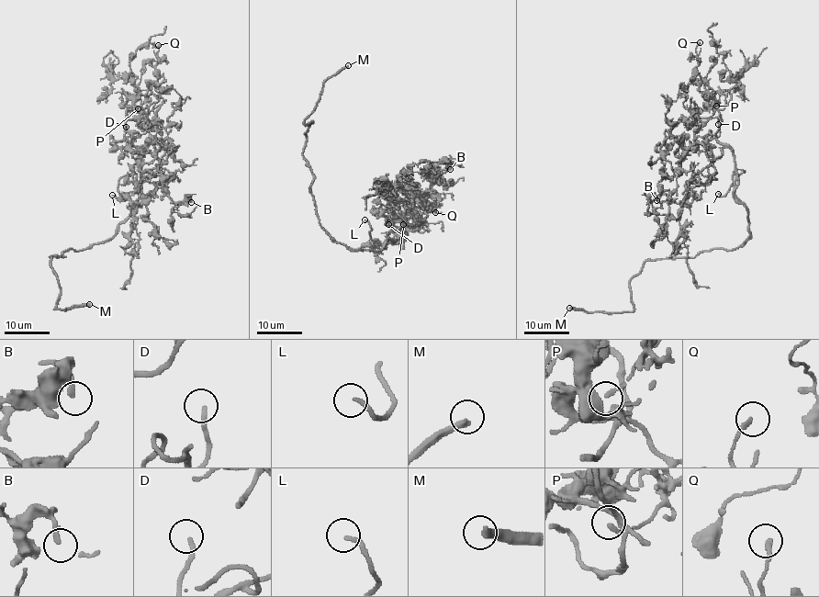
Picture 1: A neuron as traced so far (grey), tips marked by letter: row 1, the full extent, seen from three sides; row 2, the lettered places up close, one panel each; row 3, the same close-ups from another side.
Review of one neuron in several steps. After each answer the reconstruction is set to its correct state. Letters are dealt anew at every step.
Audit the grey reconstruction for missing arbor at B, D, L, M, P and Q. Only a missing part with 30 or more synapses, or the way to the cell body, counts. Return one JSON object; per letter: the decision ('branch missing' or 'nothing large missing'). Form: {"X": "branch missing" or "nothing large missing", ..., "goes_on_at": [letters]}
{"B": "nothing large missing", "D": "branch missing", "L": "branch missing", "M": "branch missing", "P": "nothing large missing", "Q": "nothing large missing", "goes_on_at": ["D", "L", "M"]}

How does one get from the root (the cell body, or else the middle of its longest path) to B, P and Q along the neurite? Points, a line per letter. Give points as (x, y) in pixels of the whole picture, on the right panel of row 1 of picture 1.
B: (737, 197), (734, 152), (710, 159), (667, 130), (656, 200)
P: (737, 197), (734, 152), (716, 139), (720, 114), (713, 110), (703, 94), (717, 101), (716, 106)
Q: (737, 197), (734, 152), (716, 139), (722, 120), (700, 129), (684, 119), (700, 42)

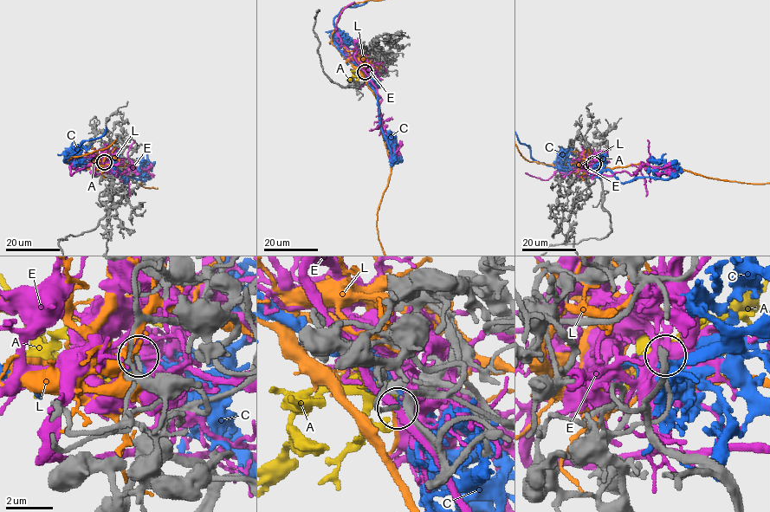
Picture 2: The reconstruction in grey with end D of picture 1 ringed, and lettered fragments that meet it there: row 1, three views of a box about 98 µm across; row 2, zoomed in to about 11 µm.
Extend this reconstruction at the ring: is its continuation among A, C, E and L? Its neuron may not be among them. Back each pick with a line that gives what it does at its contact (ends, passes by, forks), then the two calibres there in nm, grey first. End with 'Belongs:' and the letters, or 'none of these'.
A: It ends there. Thickness 200 nm (grey) against 700 nm
Belongs: A

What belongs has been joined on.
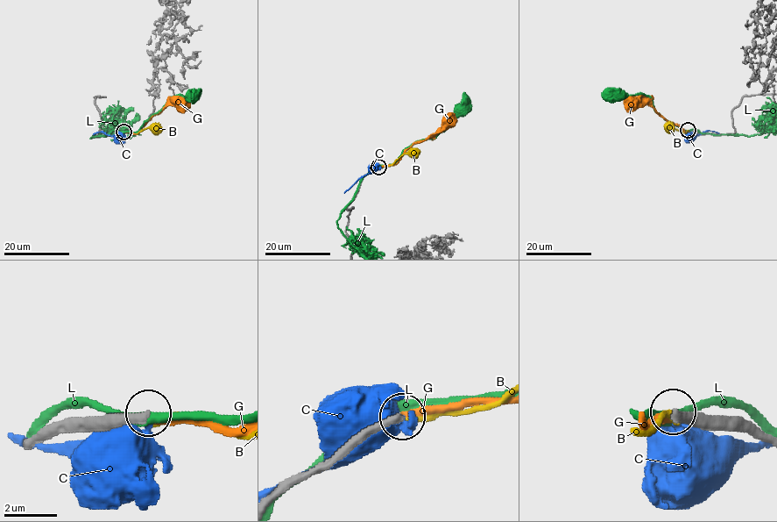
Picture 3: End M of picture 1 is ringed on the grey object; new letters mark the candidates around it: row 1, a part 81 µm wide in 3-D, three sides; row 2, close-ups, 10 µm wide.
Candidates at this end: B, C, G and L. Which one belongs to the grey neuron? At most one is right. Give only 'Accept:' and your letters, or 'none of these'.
Accept: G

